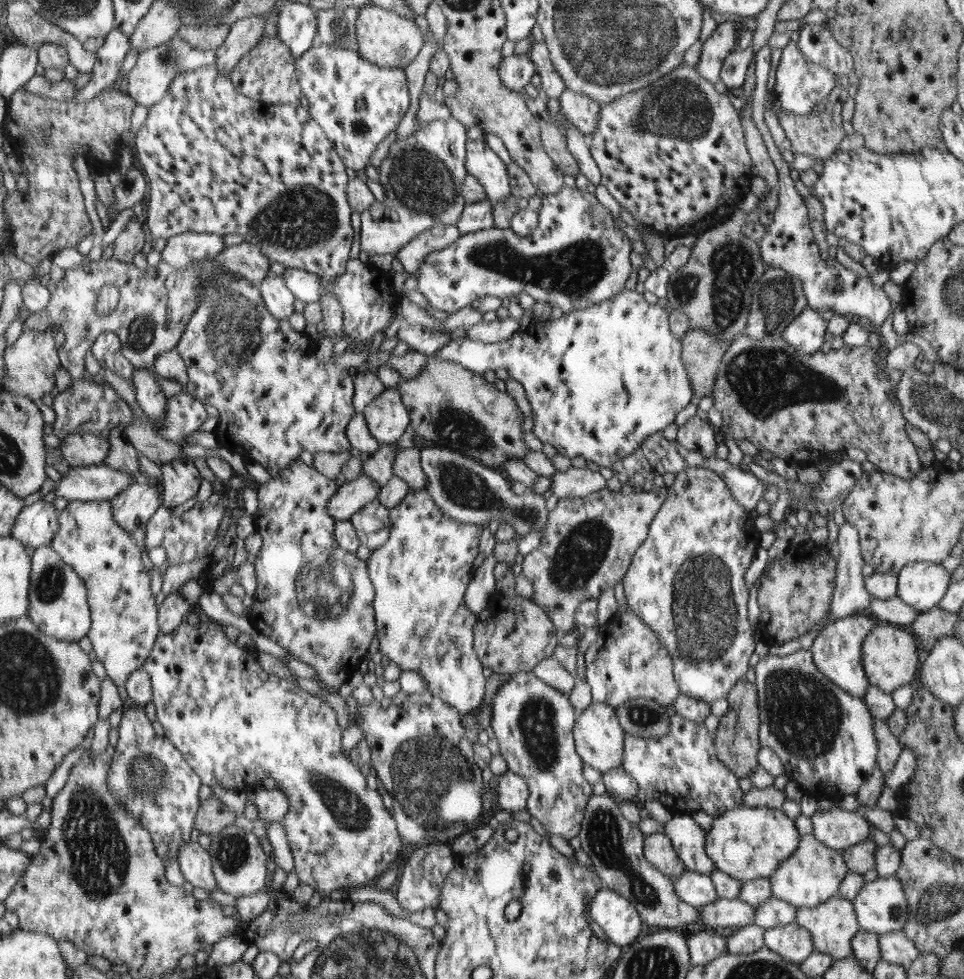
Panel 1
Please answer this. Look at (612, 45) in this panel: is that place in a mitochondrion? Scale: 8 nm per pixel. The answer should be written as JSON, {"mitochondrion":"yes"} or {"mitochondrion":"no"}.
{"mitochondrion":"yes"}

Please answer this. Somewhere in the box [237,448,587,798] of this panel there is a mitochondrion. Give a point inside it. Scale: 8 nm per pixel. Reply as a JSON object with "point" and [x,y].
{"point":[326,590]}

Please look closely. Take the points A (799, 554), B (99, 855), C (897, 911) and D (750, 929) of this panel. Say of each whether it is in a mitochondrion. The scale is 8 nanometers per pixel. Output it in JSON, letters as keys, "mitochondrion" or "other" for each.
{"A":"other","B":"mitochondrion","C":"mitochondrion","D":"other"}

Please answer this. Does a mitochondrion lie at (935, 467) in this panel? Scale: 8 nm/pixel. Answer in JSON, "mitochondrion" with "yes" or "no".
{"mitochondrion":"no"}

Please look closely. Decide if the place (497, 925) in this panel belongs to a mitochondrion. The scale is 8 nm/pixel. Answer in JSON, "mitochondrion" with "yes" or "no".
{"mitochondrion":"yes"}

